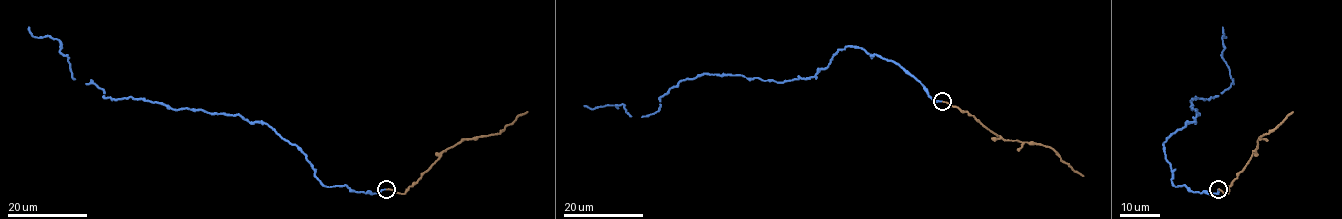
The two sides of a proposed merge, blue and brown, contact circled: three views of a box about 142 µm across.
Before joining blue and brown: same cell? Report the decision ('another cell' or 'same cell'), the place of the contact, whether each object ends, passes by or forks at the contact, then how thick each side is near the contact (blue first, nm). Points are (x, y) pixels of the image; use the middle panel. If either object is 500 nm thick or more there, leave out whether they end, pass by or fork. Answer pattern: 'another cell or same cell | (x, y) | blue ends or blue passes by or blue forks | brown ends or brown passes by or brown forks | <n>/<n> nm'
same cell | (942, 101) | blue ends | brown ends | 150/130 nm

